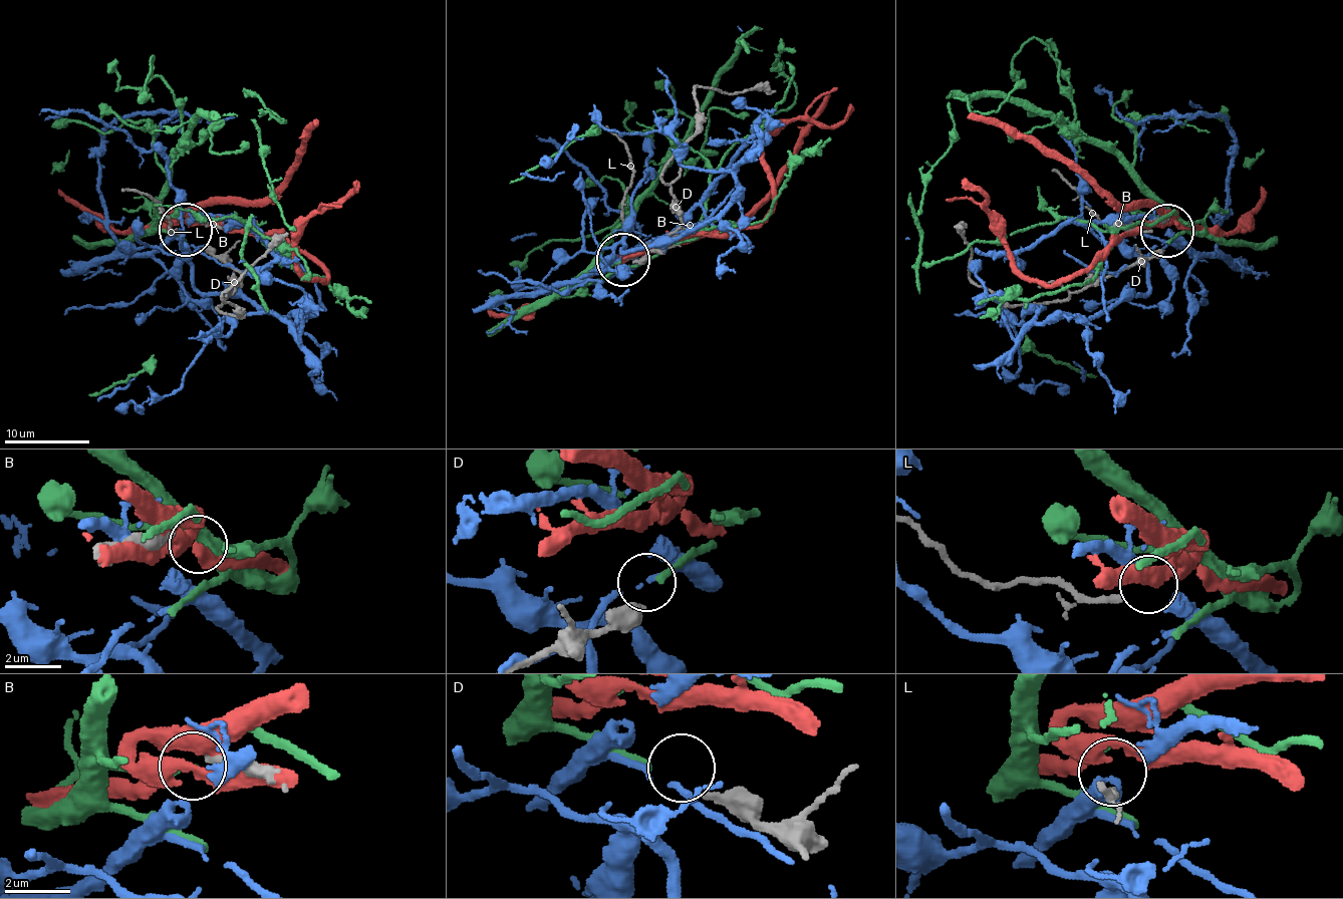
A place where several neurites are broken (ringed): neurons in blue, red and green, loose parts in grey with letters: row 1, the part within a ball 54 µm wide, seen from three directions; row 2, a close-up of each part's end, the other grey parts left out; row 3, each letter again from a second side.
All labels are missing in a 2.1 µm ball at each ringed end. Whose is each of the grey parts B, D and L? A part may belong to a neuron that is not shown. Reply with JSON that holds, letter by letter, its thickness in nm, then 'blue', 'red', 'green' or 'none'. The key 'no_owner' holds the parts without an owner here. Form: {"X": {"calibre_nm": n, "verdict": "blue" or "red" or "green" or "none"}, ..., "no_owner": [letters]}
{"B": {"calibre_nm": 240, "verdict": "none"}, "D": {"calibre_nm": 280, "verdict": "green"}, "L": {"calibre_nm": 240, "verdict": "blue"}, "no_owner": ["B"]}

